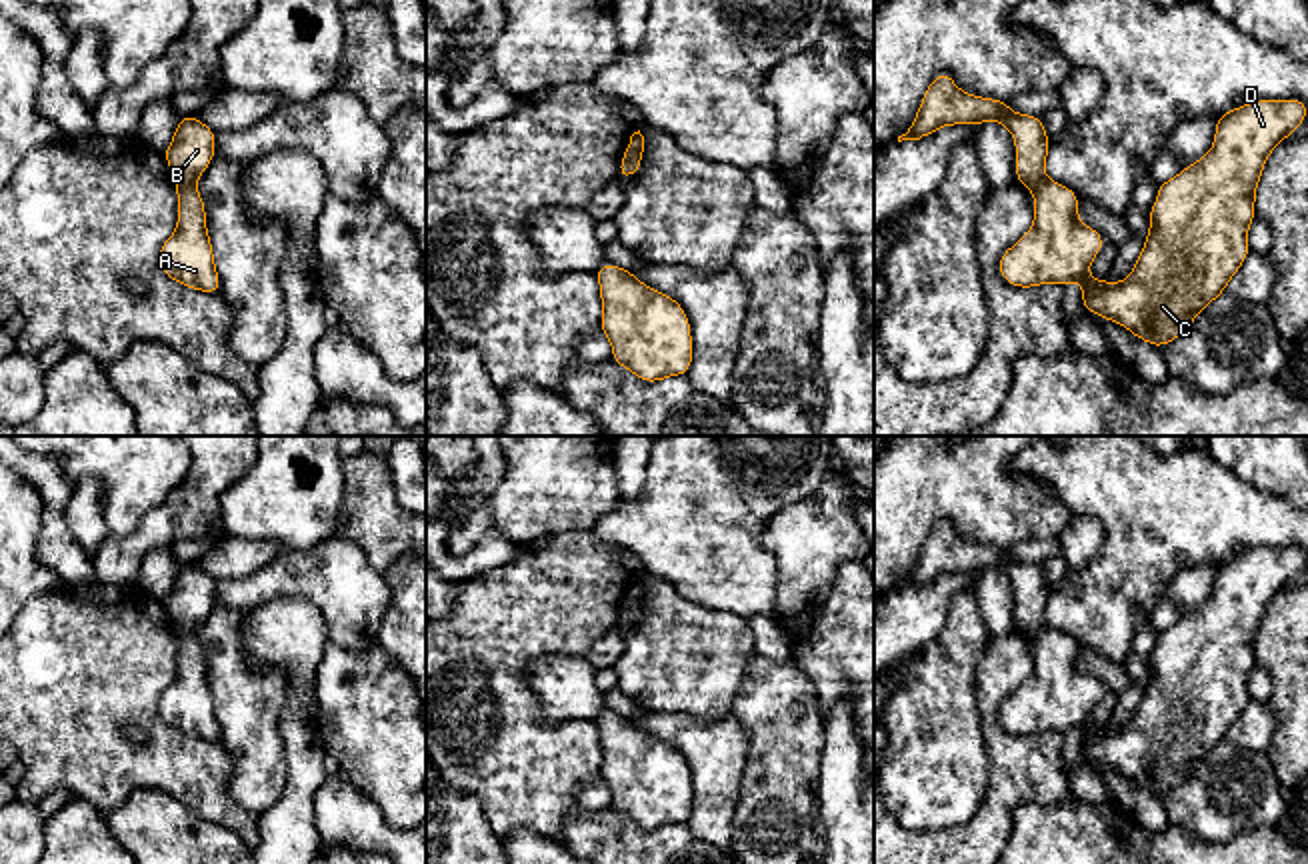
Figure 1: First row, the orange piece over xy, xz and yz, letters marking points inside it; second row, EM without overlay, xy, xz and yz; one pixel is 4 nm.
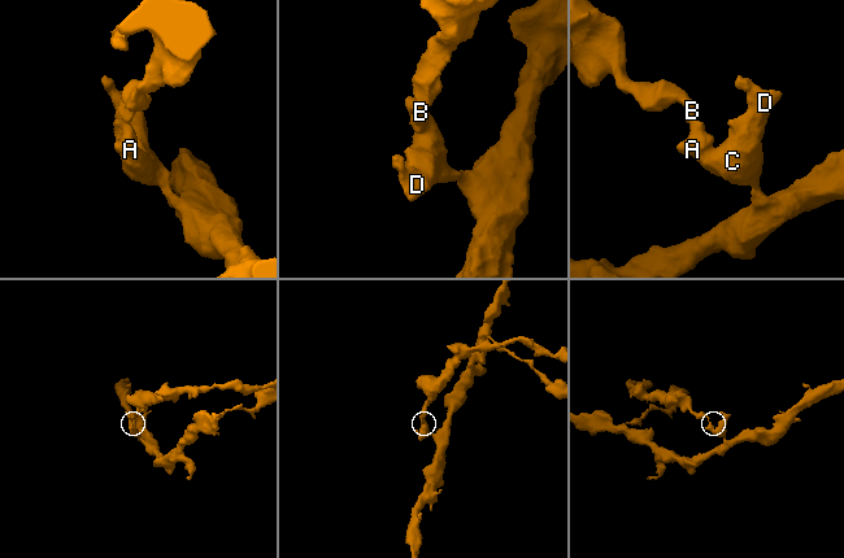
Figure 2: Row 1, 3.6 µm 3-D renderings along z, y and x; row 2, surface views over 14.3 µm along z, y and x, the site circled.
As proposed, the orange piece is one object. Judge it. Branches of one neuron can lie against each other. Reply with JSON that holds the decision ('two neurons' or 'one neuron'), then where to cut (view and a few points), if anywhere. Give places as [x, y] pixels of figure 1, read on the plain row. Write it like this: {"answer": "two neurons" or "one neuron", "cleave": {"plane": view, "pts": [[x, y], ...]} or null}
{"answer": "two neurons", "cleave": {"plane": "xy", "pts": [[176, 630], [192, 632]]}}

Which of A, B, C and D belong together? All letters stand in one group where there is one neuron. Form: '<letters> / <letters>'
A C D / B

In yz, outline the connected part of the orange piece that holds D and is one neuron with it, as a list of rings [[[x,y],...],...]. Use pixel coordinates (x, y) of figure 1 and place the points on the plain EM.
[[[1300,546],[1256,548],[1216,566],[1214,594],[1172,628],[1156,632],[1158,650],[1150,656],[1150,678],[1130,724],[1122,730],[1088,726],[1104,684],[1078,668],[1078,642],[1044,626],[1034,640],[1034,674],[998,708],[1000,724],[1016,736],[1048,730],[1082,732],[1082,758],[1118,770],[1136,786],[1162,796],[1180,786],[1194,766],[1226,740],[1252,700],[1248,676],[1256,666],[1256,634],[1270,600],[1308,566]]]

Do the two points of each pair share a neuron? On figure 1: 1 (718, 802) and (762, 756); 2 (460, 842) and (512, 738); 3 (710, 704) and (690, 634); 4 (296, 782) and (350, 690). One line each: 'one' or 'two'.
1: two
2: two
3: one
4: two

